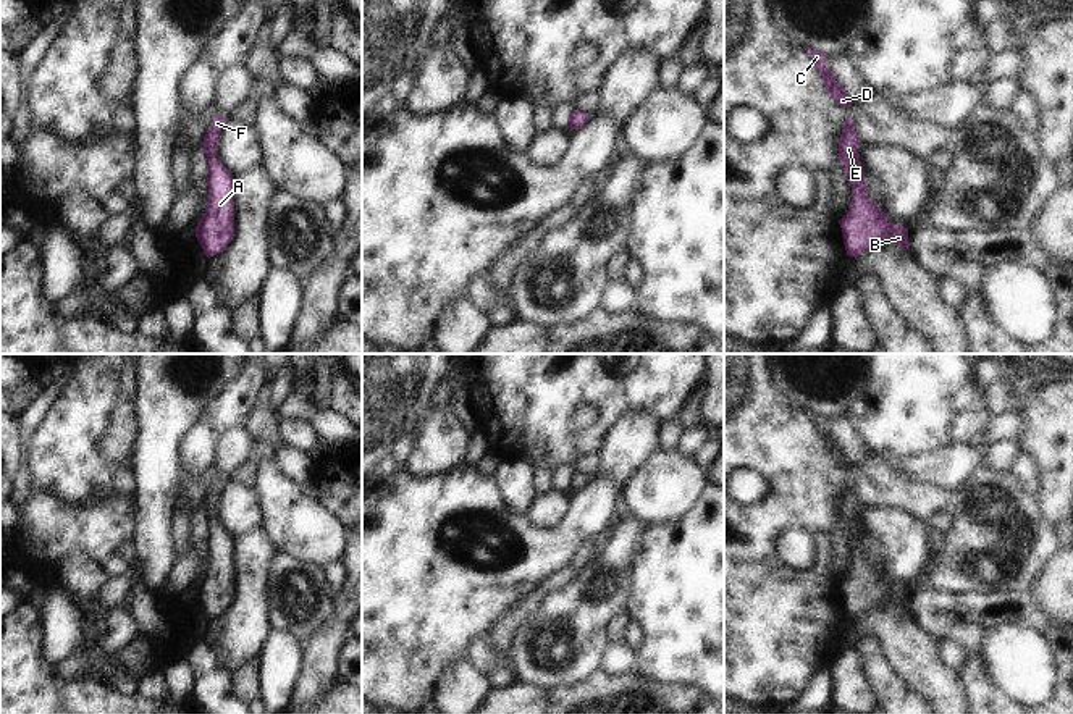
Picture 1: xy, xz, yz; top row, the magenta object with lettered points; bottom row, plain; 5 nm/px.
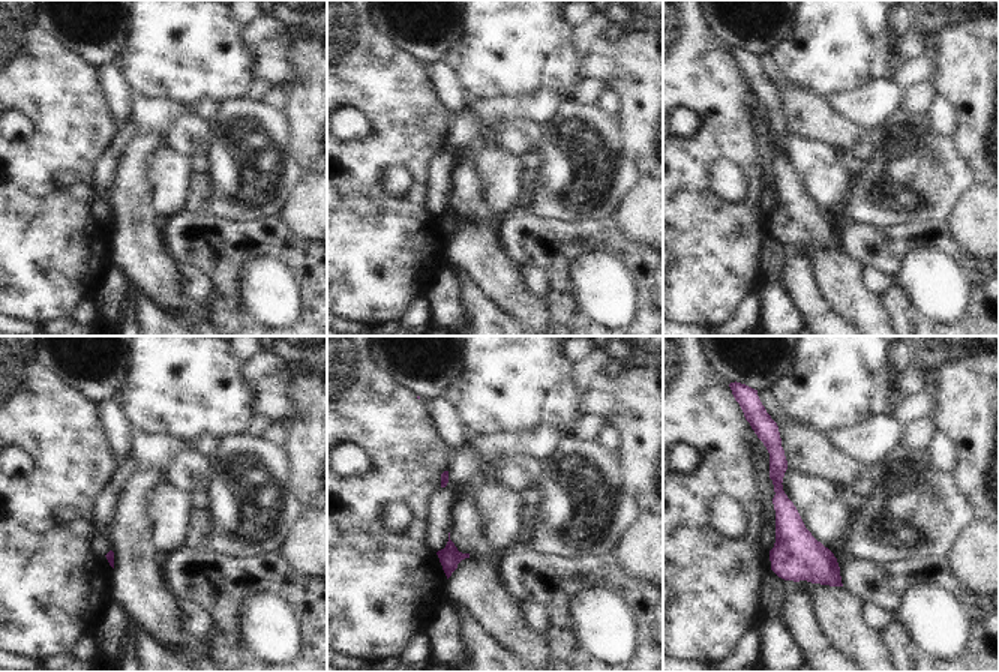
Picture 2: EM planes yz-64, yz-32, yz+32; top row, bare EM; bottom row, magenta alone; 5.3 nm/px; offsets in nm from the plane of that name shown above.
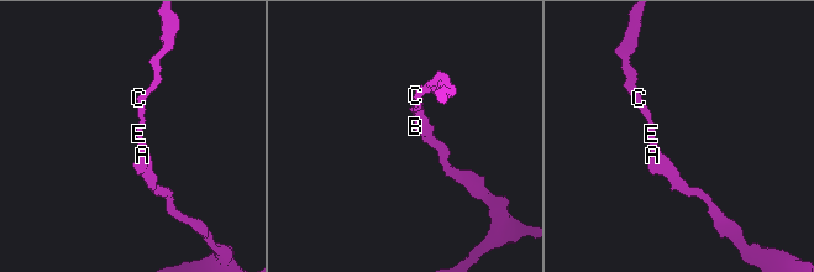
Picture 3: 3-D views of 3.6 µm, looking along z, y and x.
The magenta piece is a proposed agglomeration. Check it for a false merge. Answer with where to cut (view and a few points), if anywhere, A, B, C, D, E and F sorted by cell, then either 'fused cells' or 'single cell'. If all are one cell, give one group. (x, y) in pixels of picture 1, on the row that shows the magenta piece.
no cut | A B C D E F | single cell

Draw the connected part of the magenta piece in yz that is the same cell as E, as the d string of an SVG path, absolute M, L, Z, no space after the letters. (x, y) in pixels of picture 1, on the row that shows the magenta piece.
M848 116L839 142L839 162L844 165L852 187L850 210L839 220L847 255L856 258L882 244L895 244L910 250L908 229L902 225L892 225L882 208L869 199L858 149L860 139L853 120Z

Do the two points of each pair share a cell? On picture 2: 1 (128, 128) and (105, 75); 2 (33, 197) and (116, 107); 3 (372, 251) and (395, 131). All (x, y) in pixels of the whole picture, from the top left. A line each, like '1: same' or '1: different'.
1: different
2: different
3: same

